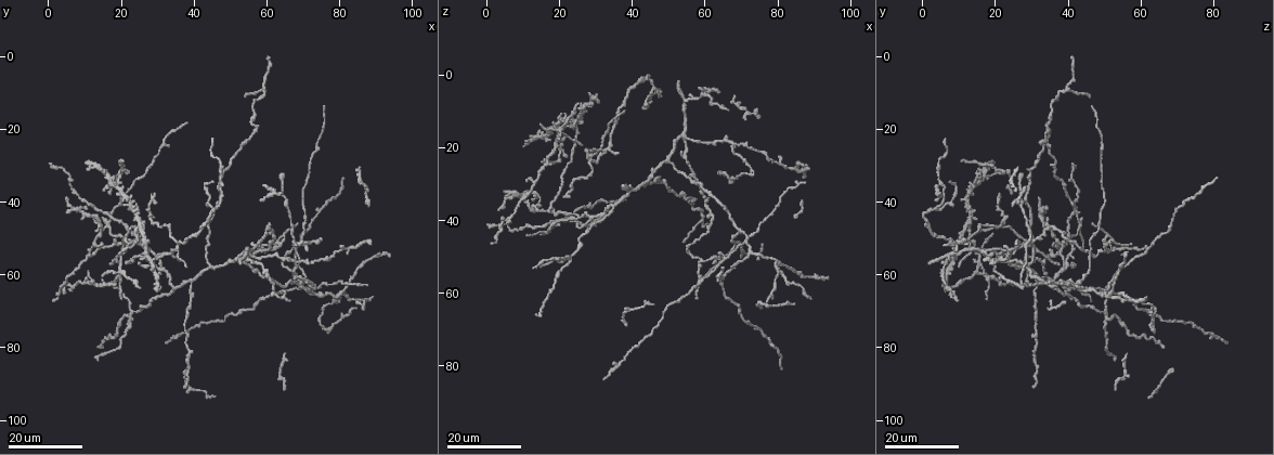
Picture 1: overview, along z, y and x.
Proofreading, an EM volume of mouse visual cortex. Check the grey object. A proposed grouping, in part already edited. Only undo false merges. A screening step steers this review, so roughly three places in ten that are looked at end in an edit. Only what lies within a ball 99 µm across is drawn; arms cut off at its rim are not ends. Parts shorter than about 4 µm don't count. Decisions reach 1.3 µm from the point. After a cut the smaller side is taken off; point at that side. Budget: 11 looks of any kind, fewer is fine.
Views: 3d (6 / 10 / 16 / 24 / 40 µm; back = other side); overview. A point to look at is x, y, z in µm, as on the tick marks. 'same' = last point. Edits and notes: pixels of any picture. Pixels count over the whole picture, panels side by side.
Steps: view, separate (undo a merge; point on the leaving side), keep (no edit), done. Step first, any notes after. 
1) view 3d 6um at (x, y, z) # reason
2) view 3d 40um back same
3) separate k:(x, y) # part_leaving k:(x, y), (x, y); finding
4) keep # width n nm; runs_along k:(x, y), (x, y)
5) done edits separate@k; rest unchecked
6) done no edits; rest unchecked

view 3d 24um at (80.0, 66.0, 51.5) # branch point

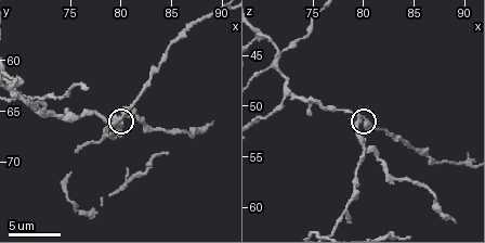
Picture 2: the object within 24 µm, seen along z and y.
view 3d 6um at (79.6, 65.6, 51.6)

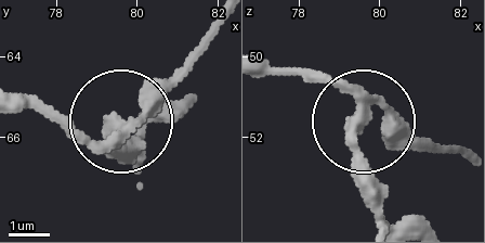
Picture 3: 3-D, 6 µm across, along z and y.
view 3d 6um back at (79.60, 65.70, 51.50) # from behind

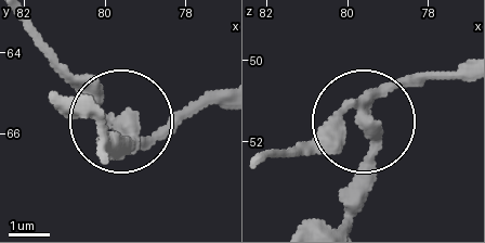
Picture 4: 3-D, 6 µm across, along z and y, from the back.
keep # runs_along 4:(461, 65), (409, 76), (365, 120), (278, 155); all the same cell

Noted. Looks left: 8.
view 3d 16um at (13.5, 63.0, 29.5) # branch point

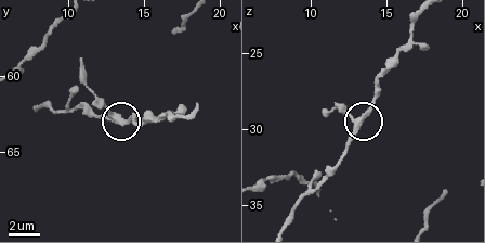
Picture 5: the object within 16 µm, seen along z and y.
view 3d 10um at (13.4, 62.8, 29.4) # zoom in

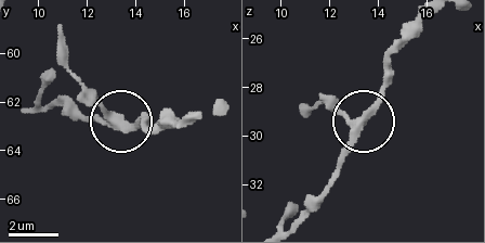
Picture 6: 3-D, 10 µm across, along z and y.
keep # arms 3; continuous, no second cell

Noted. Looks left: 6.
view 3d 16um at (22.5, 70.5, 50.5) # three-way junction

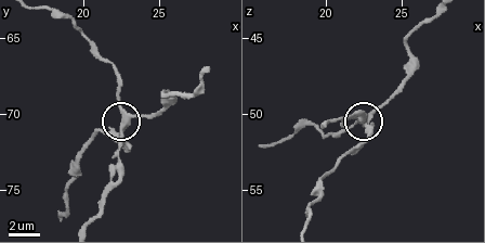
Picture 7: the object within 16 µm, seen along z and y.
view 3d 6um same # zoom in

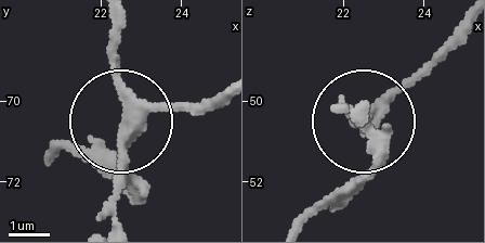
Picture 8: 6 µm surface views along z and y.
keep # arms 3; runs_along 8:(220, 92), (123, 120), (117, 24); continuous, no second cell

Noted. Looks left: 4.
view 3d 24um at (19.5, 32.5, 20.5)

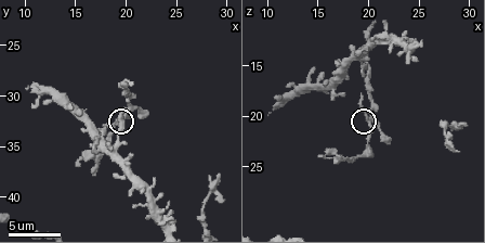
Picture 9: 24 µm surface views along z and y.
view 3d 10um at (20.2, 31.8, 20.8)

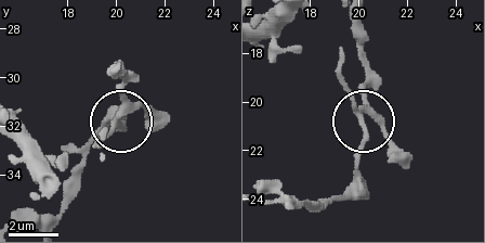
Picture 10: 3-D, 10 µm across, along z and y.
keep # arms 4; all the same cell

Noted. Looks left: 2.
view 3d 24um at (25.5, 51.5, 39.5) # side arm on a straight run

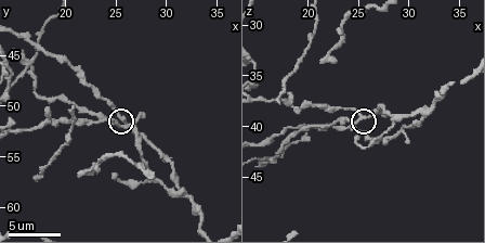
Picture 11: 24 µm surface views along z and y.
view 3d 10um at (25.0, 51.8, 39.0)

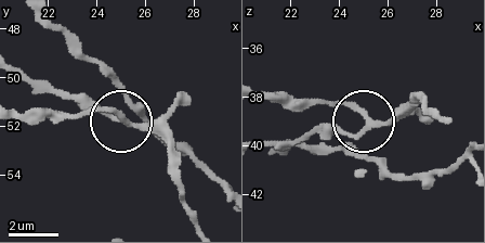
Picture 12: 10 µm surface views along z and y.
keep # side_arm 56 um; runs_along 12:(21, 113), (122, 117), (60, 97); all the same cell

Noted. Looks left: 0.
done no edits; rest unchecked

